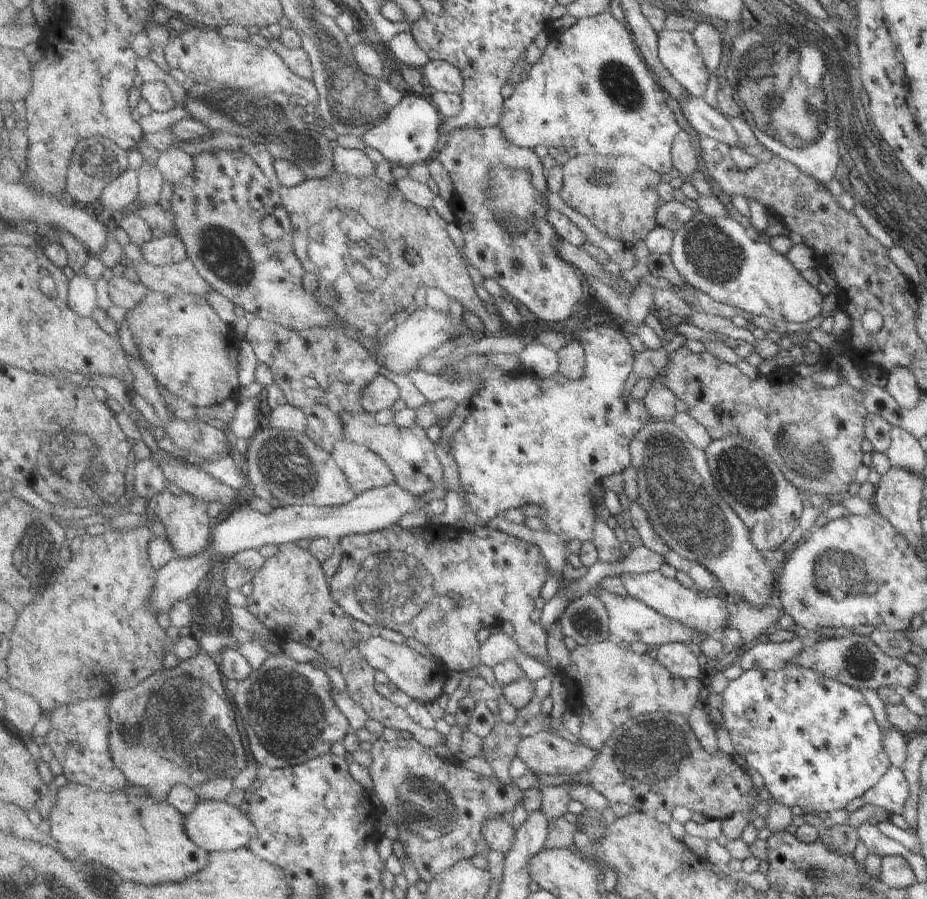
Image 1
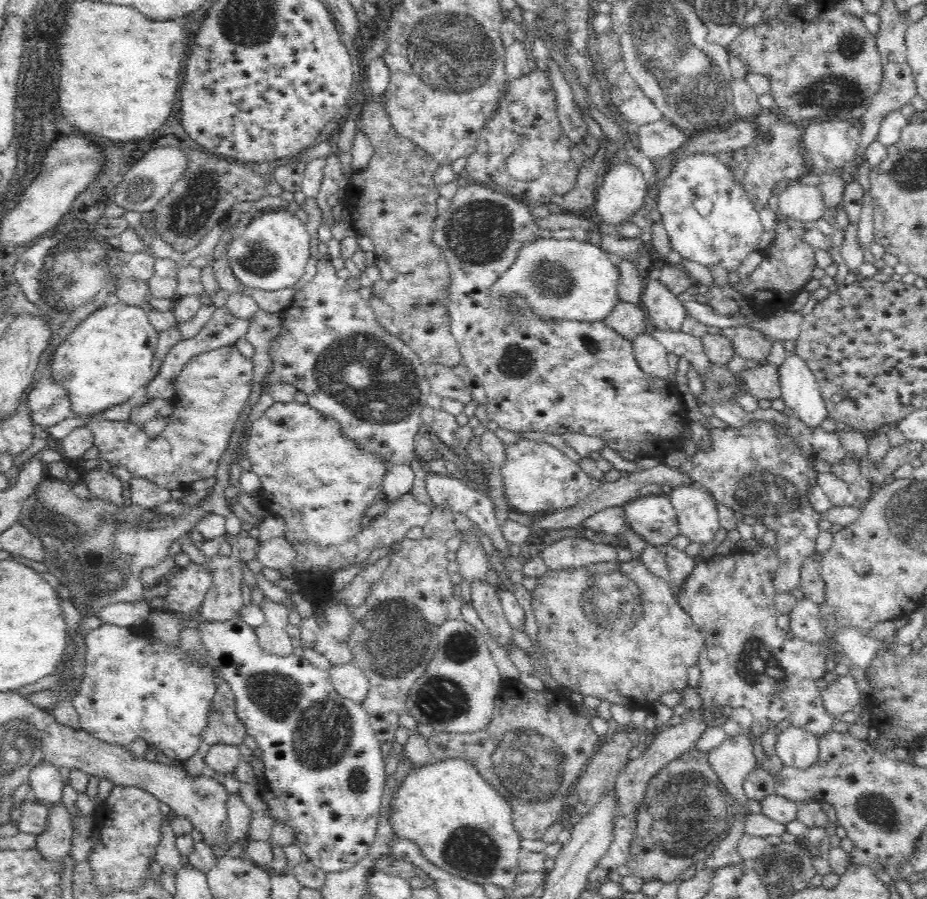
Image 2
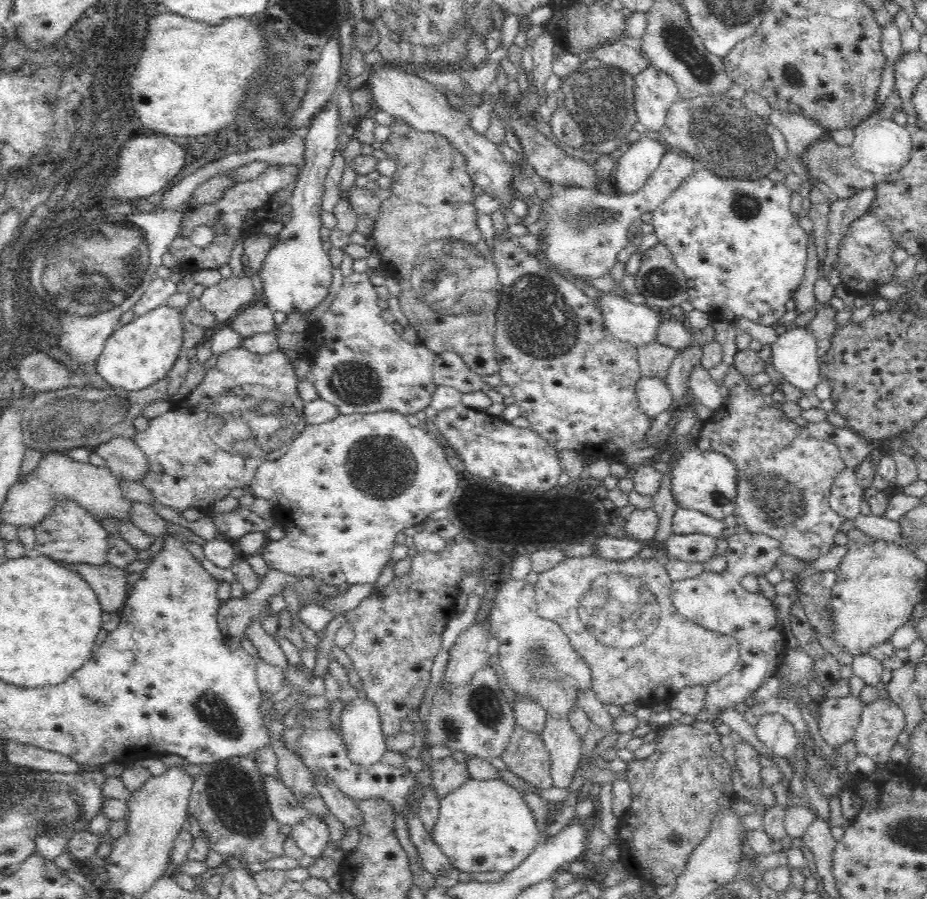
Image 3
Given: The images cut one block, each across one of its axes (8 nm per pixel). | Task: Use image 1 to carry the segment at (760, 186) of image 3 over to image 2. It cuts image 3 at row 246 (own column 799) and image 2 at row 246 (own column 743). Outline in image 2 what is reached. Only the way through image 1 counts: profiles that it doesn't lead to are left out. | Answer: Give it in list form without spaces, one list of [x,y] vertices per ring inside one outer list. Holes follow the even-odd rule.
[[[694,152],[678,156],[662,184],[657,208],[674,251],[688,261],[696,261],[707,268],[722,265],[731,273],[738,270],[748,254],[762,248],[766,231],[760,223],[758,210],[733,181],[728,167],[712,154]]]

